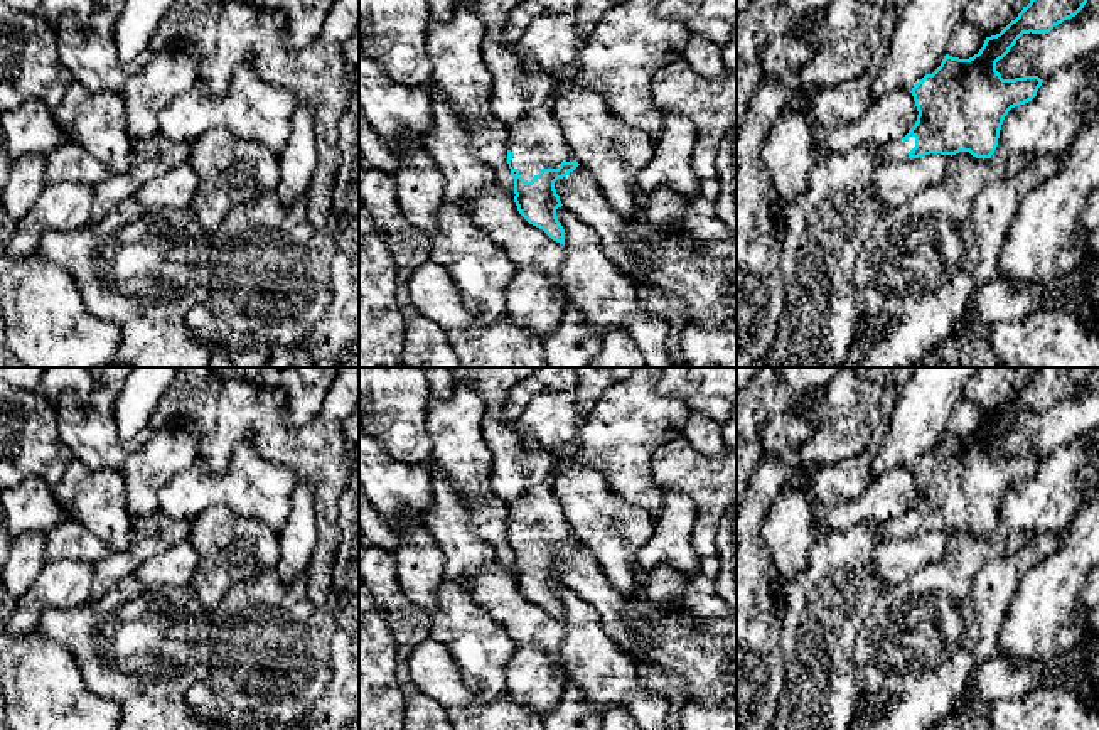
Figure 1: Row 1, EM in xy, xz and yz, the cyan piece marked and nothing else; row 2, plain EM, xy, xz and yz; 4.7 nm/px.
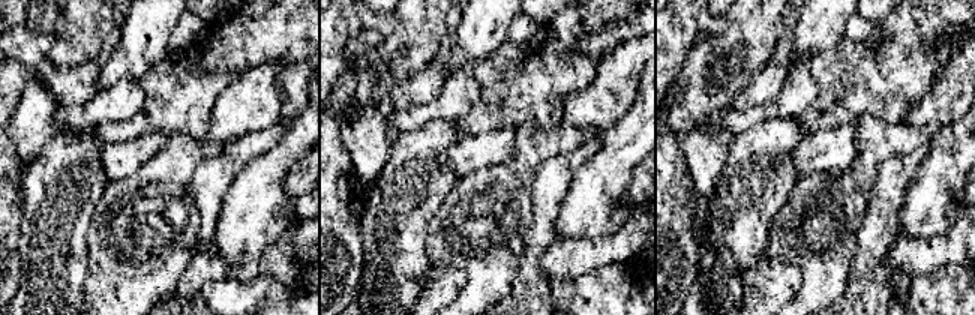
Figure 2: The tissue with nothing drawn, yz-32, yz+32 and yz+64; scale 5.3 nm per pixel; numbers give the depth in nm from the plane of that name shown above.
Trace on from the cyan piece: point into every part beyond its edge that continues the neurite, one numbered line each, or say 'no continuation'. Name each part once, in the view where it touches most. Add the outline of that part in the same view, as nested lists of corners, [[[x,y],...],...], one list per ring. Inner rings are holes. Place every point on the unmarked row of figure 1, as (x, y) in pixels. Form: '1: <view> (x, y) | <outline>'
1: xz (536, 518) | [[[550,482],[536,486],[516,499],[509,507],[511,545],[531,560],[541,546],[558,546],[561,539],[573,539],[563,507]]]

